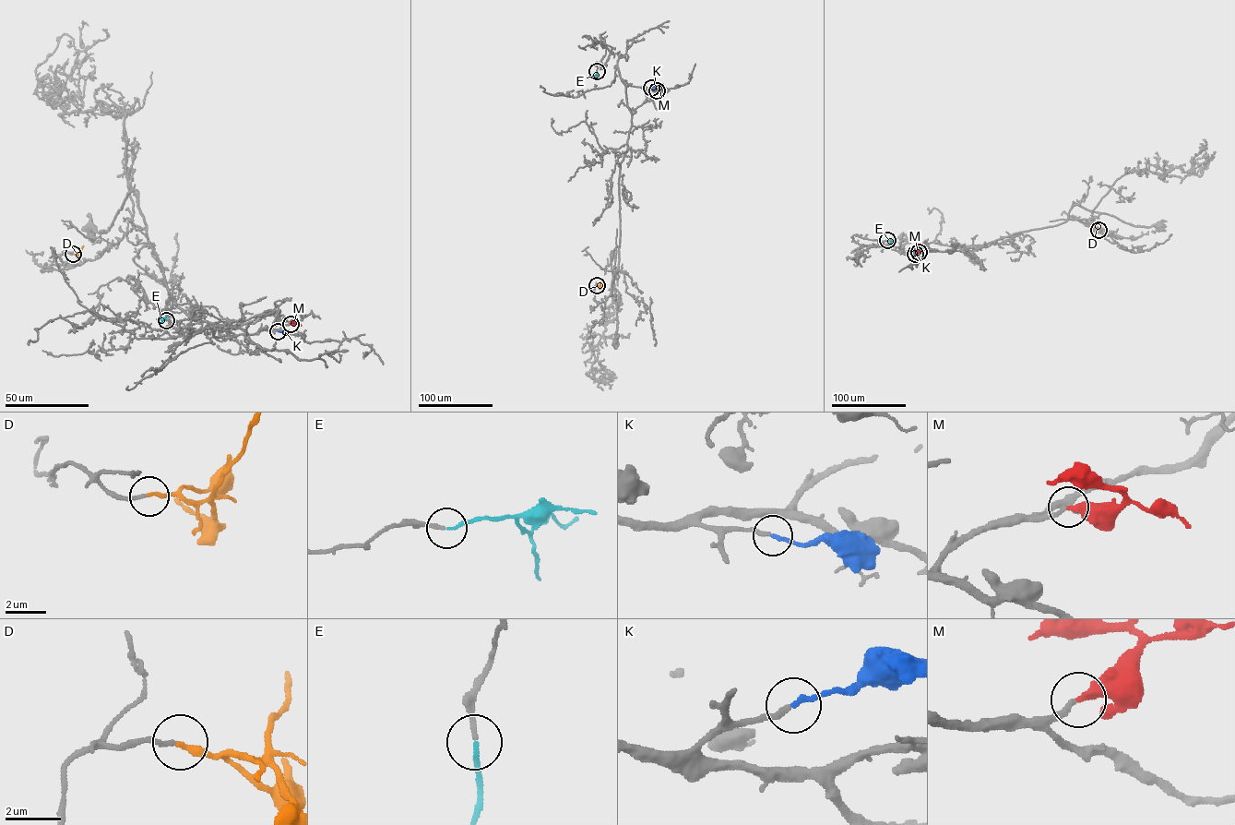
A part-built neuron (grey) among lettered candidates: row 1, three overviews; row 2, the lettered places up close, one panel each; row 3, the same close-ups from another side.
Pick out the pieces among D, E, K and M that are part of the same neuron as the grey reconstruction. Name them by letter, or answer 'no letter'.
D, E, K

